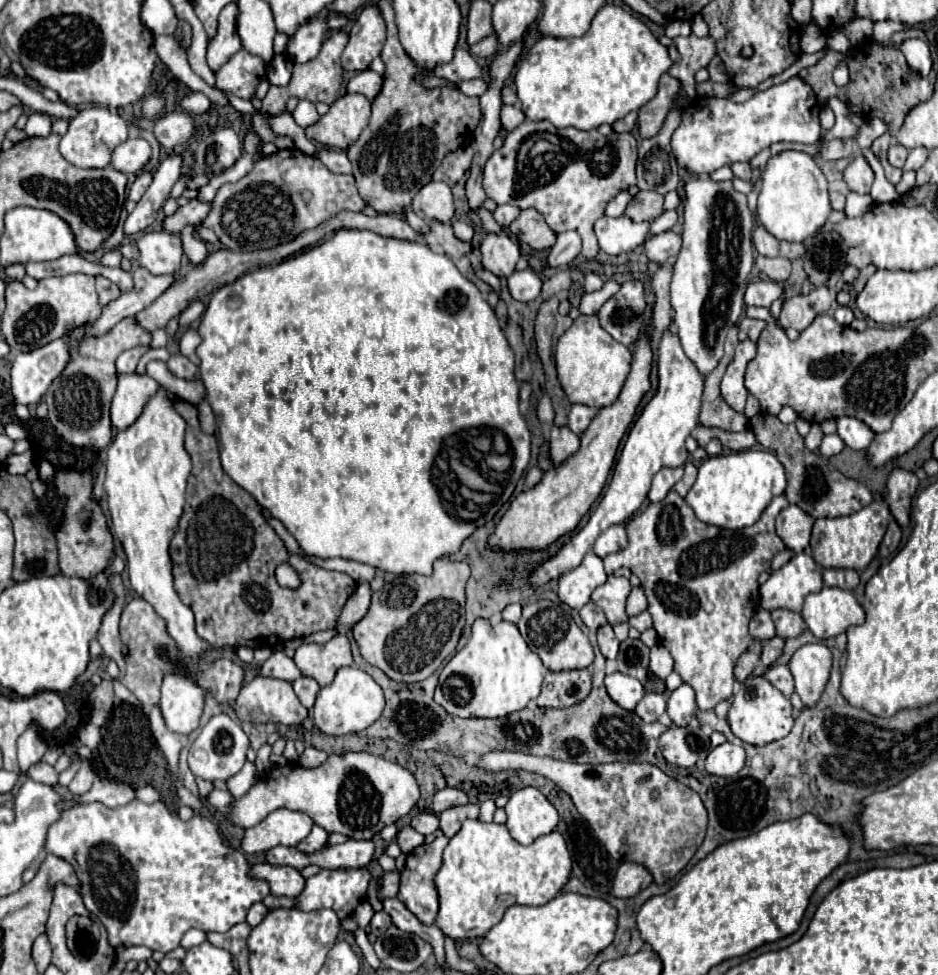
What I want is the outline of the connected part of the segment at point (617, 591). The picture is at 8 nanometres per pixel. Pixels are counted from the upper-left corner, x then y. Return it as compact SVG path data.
M609 575L607 583L597 587L591 595L591 601L603 609L609 625L625 621L625 595L629 595L629 581L623 577Z

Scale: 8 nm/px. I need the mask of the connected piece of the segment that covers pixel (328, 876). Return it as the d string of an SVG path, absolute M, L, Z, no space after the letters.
M323 869L307 879L305 889L297 897L297 909L315 911L329 907L339 919L345 919L365 899L369 879L371 873L367 869Z

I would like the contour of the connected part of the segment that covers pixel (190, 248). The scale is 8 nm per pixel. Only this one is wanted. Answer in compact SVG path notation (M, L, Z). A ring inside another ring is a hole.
M187 225L181 233L181 239L183 239L183 245L185 245L185 255L189 257L189 261L193 265L199 265L205 261L207 257L207 249L205 249L205 241L197 239L197 231L195 227Z

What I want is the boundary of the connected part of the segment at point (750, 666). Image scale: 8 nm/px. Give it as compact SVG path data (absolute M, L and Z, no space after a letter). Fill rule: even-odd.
M743 653L735 665L735 679L745 681L749 675L753 675L757 665L759 665L759 657L753 657L751 653Z

